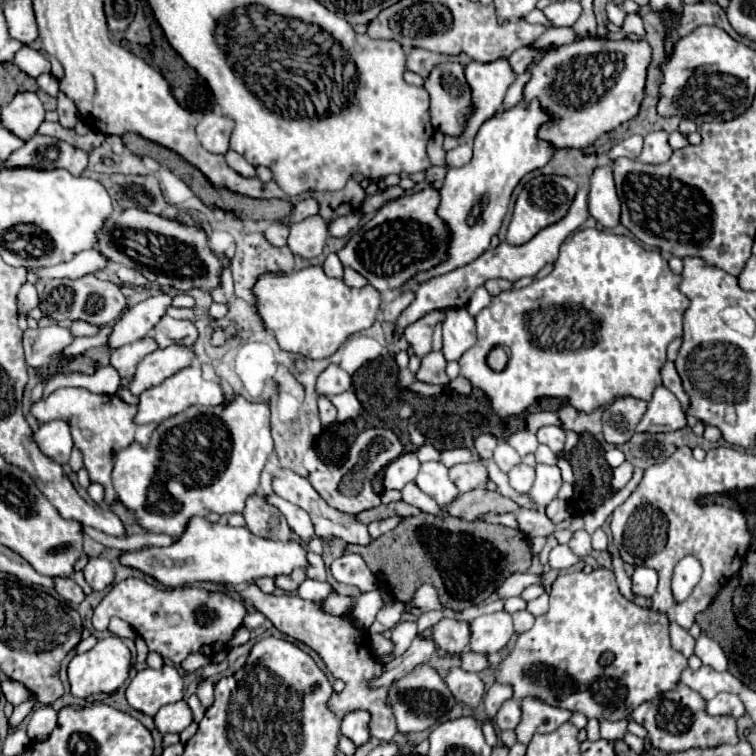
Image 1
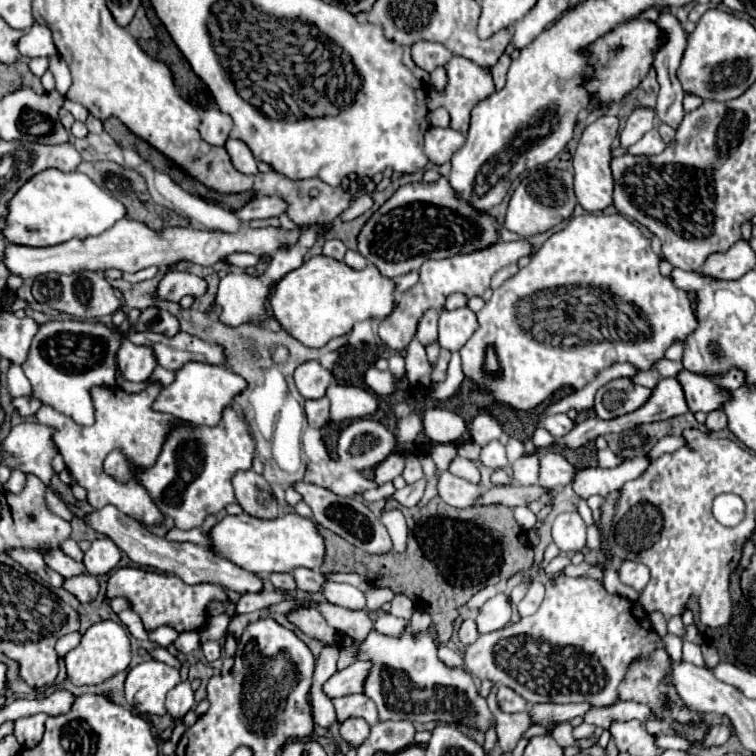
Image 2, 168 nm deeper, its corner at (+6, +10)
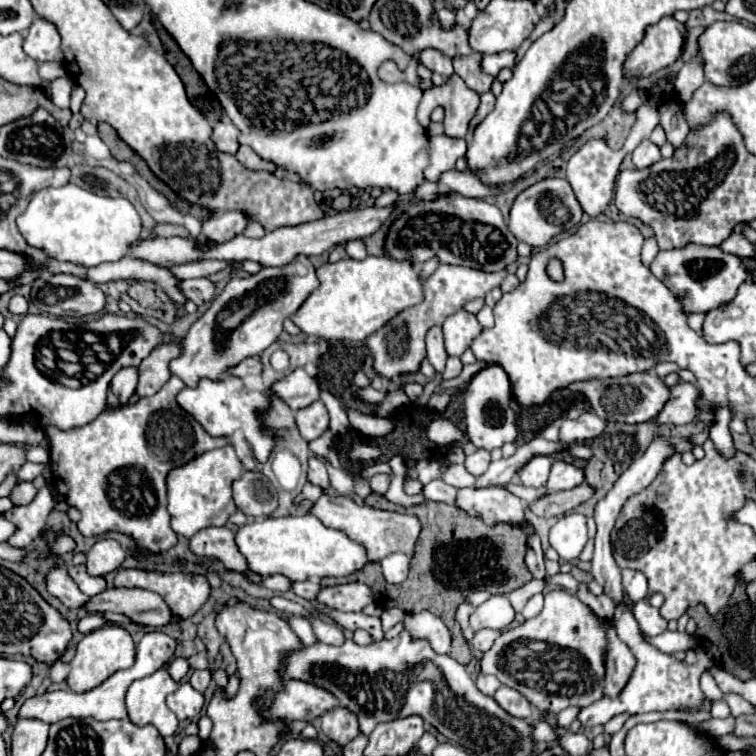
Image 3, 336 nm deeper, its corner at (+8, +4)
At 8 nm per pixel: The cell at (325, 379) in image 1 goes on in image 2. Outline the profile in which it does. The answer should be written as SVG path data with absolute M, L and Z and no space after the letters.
M304 362L294 372L294 382L298 392L310 400L310 398L322 398L326 394L326 388L334 382L334 376L330 370L320 366L320 362Z

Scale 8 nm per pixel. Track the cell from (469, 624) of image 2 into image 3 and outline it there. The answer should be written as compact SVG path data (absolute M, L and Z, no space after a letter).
M480 630L480 632L476 632L476 634L474 634L472 648L486 652L486 650L490 650L490 648L492 648L494 640L496 640L500 634L502 634L500 630Z

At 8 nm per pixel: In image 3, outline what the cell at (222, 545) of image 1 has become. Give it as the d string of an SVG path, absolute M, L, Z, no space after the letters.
M286 516L286 518L262 518L252 524L244 524L236 532L236 544L246 556L248 566L260 576L284 574L292 582L326 576L350 576L362 570L370 560L366 548L348 538L346 532L326 528L316 516Z

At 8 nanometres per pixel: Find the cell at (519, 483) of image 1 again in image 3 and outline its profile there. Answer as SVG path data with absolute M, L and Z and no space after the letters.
M534 456L518 474L524 486L544 486L550 474L552 458L550 456Z

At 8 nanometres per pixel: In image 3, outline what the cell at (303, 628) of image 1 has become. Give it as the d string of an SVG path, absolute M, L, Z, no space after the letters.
M328 710L322 716L322 732L336 742L338 746L346 746L350 740L358 736L358 726L356 726L356 716L348 714L348 710Z

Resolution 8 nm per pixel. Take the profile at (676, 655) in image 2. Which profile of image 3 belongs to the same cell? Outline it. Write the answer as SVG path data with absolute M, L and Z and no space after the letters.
M662 632L654 638L648 638L648 642L652 642L652 646L656 646L658 650L666 652L666 654L674 654L674 652L687 651L692 649L696 644L696 639L685 632Z

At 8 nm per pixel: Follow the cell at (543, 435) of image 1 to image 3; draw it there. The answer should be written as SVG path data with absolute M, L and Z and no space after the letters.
M592 410L580 414L576 420L564 420L560 426L560 440L562 442L590 442L592 438L600 436L606 422L596 416Z

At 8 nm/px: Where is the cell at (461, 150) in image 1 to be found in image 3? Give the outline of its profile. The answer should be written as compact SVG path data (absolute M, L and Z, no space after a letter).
M432 136L430 138L430 166L424 170L428 180L438 180L440 174L454 170L456 160L466 154L466 142L448 138L448 136Z

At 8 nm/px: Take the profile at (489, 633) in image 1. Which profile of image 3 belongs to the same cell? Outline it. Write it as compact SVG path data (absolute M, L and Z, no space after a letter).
M490 596L484 604L476 608L476 612L470 616L470 626L474 632L482 628L502 630L514 620L514 608L508 602L506 596Z

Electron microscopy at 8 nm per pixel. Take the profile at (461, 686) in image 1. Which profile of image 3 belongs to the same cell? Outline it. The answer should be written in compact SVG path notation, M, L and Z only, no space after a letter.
M416 612L416 614L406 614L404 618L404 630L414 638L414 640L428 640L432 650L438 654L448 654L450 650L450 632L444 626L444 622L434 616L432 612Z

